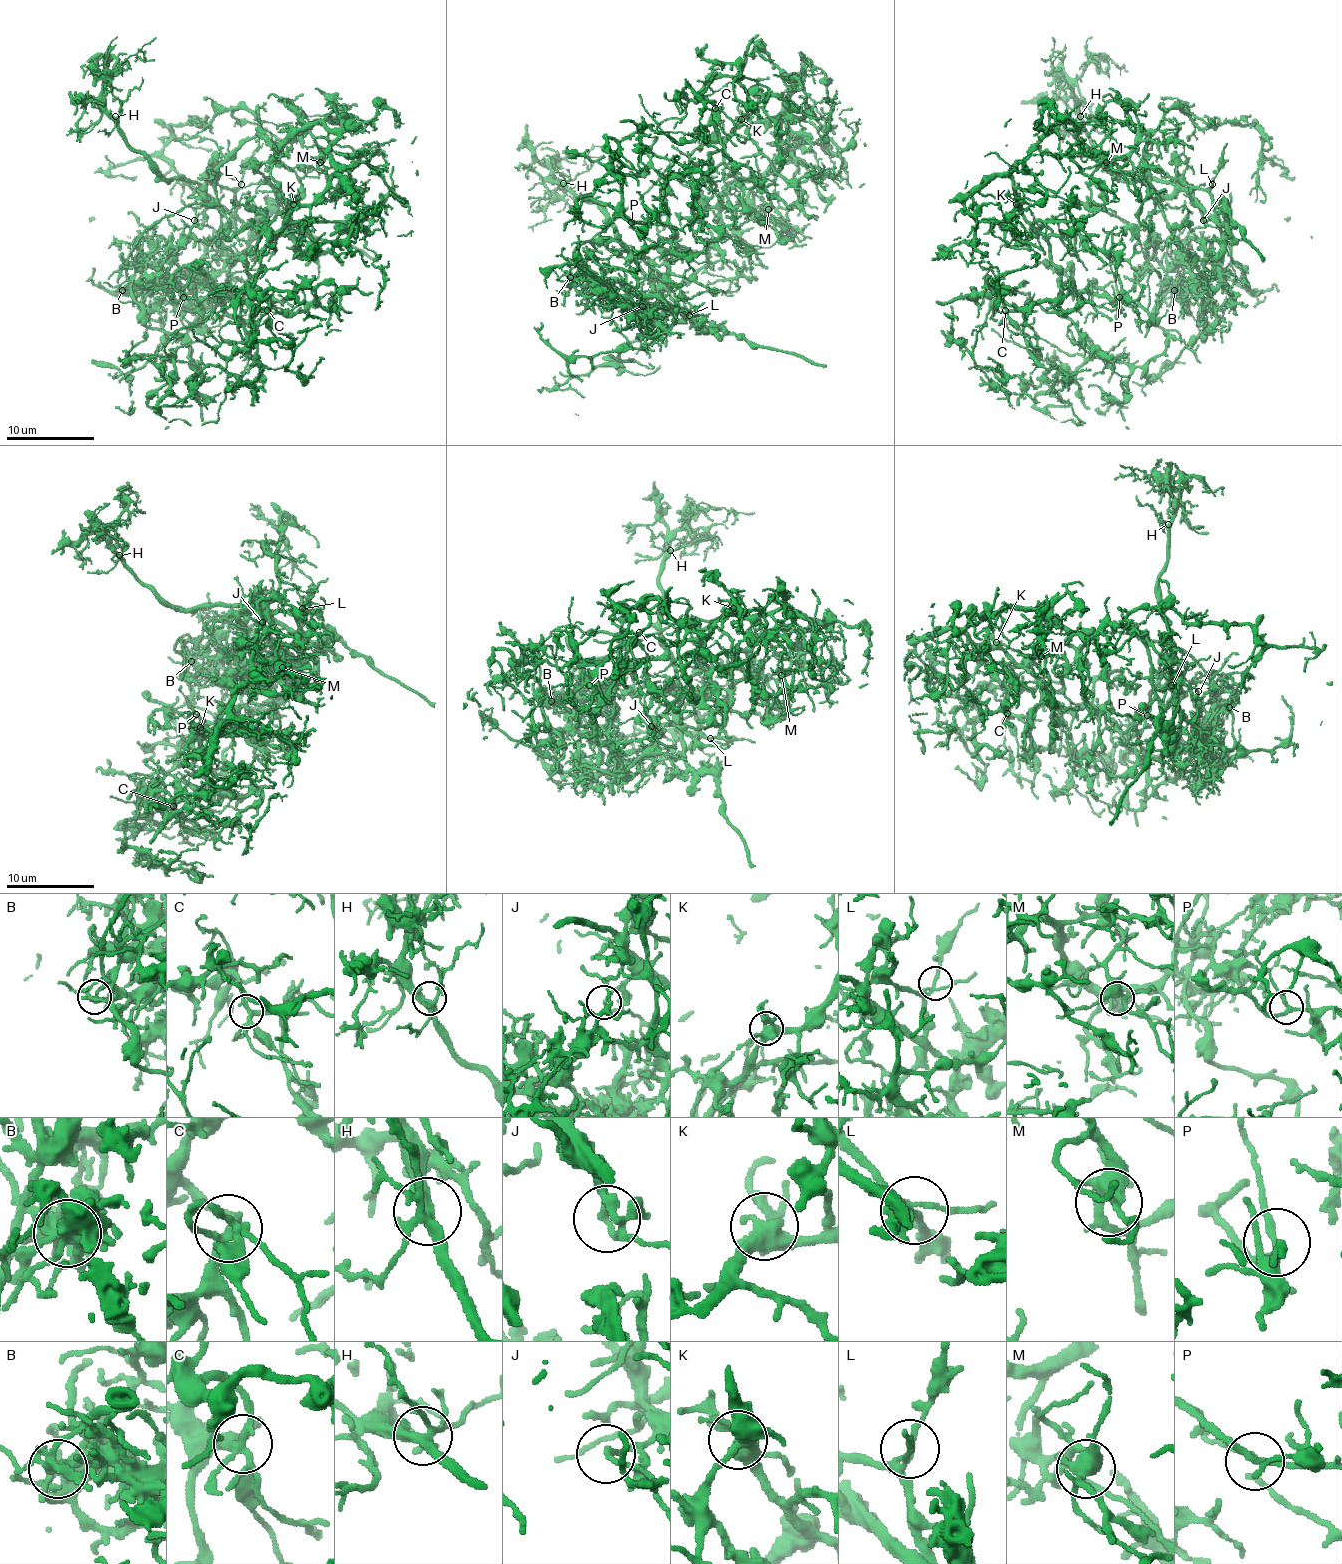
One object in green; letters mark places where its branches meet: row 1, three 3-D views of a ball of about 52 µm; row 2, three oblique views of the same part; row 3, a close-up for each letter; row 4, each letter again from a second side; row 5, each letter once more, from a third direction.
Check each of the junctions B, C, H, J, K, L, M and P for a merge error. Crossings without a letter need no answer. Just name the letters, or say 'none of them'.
B, J

